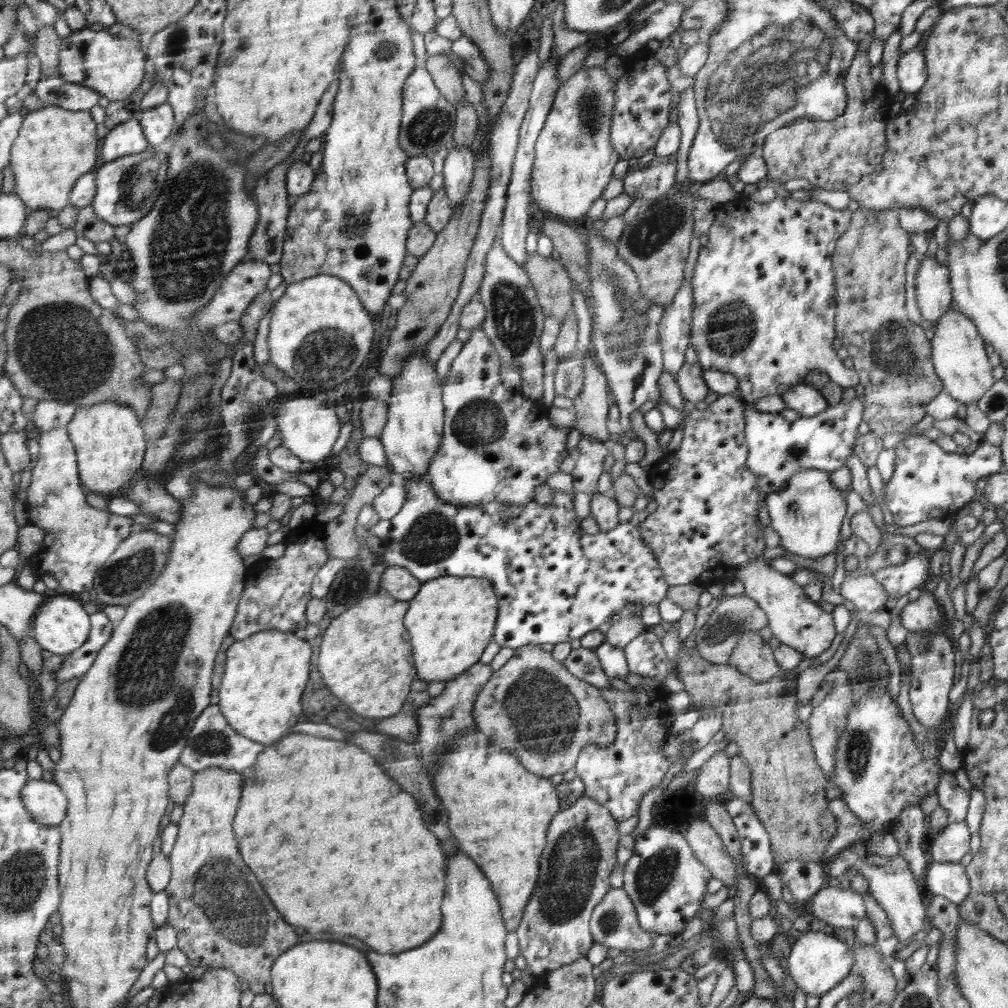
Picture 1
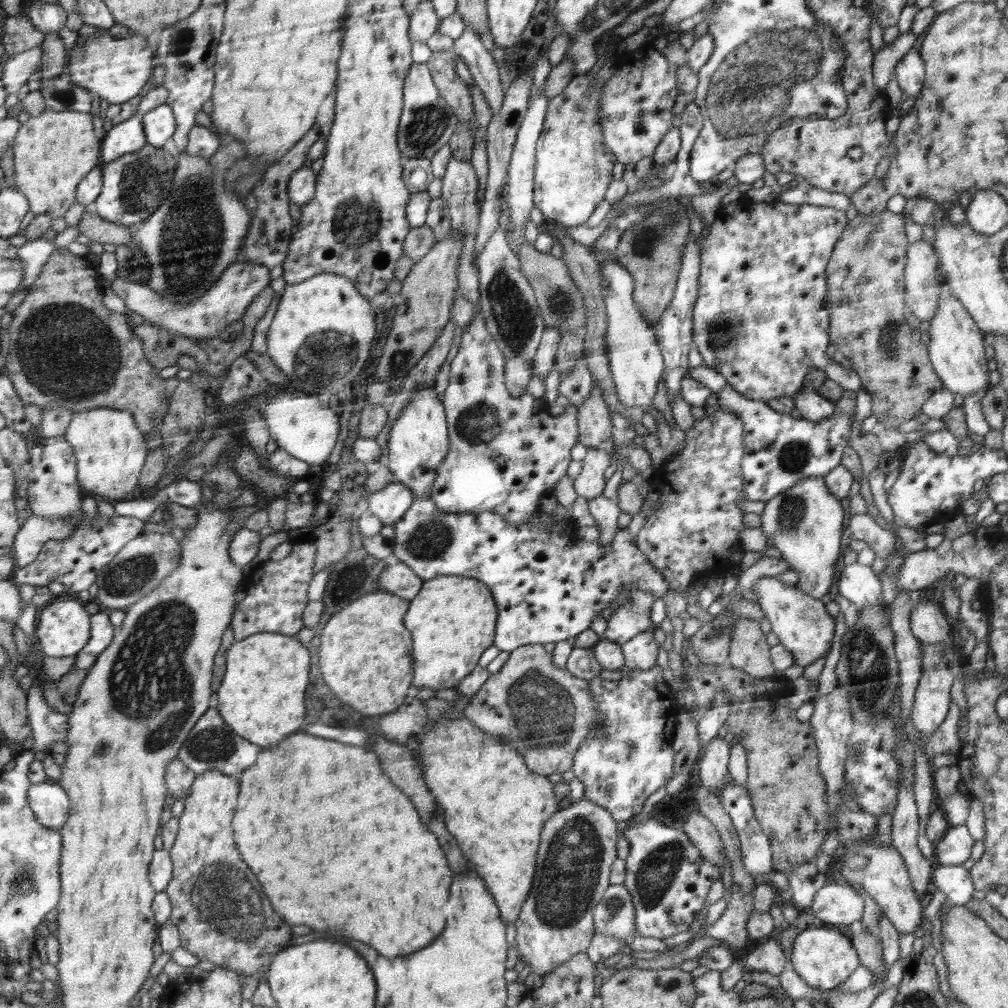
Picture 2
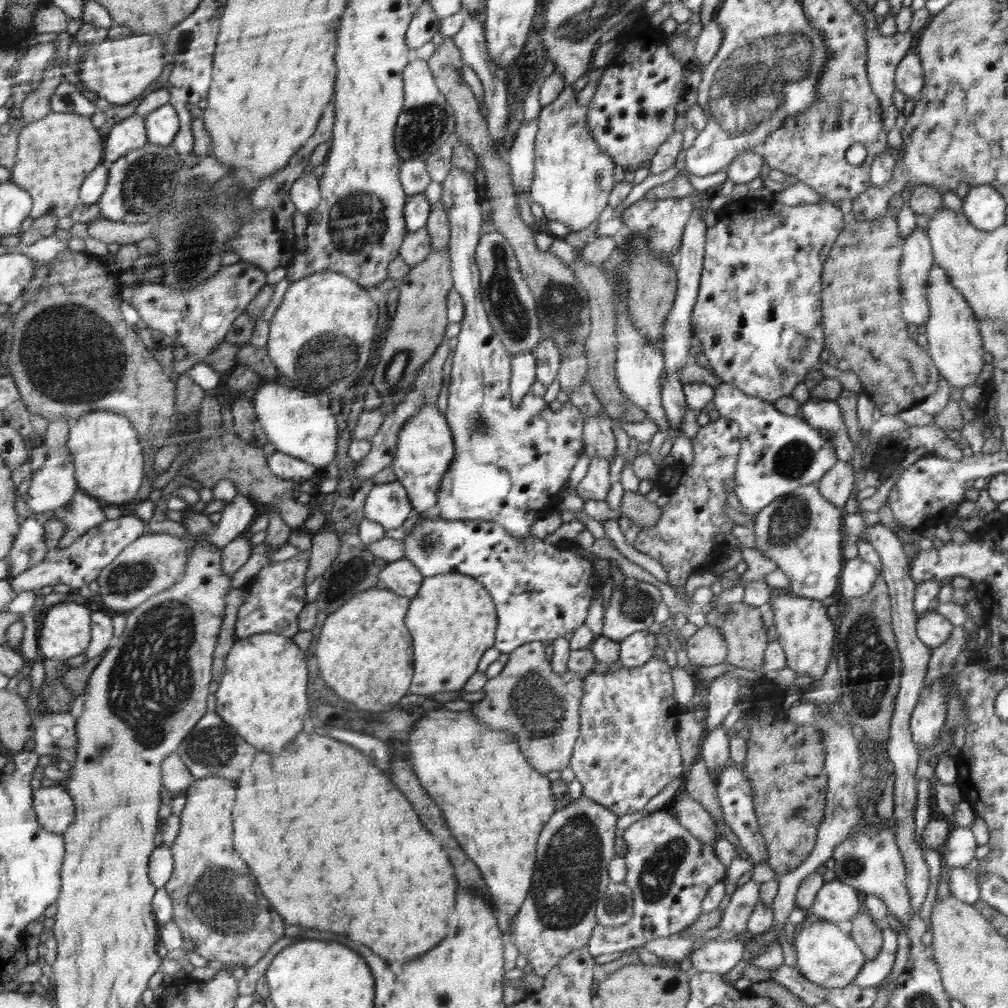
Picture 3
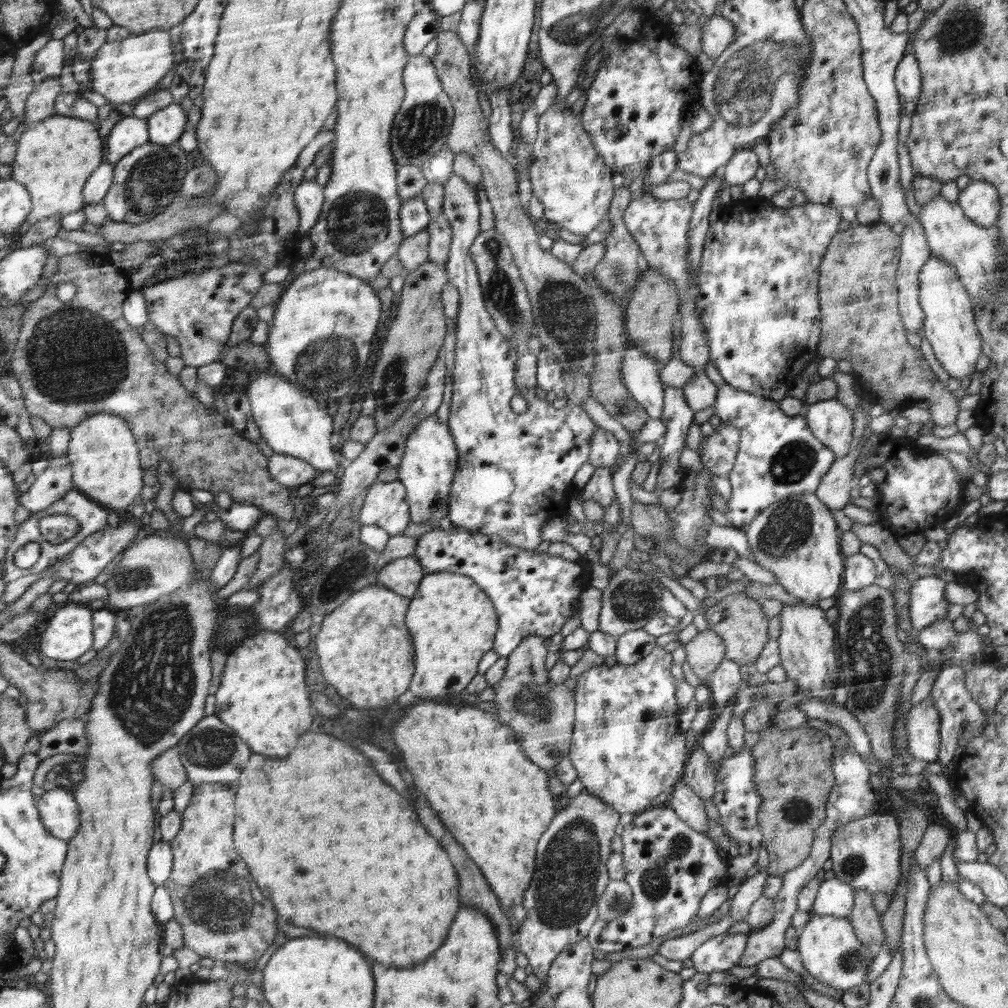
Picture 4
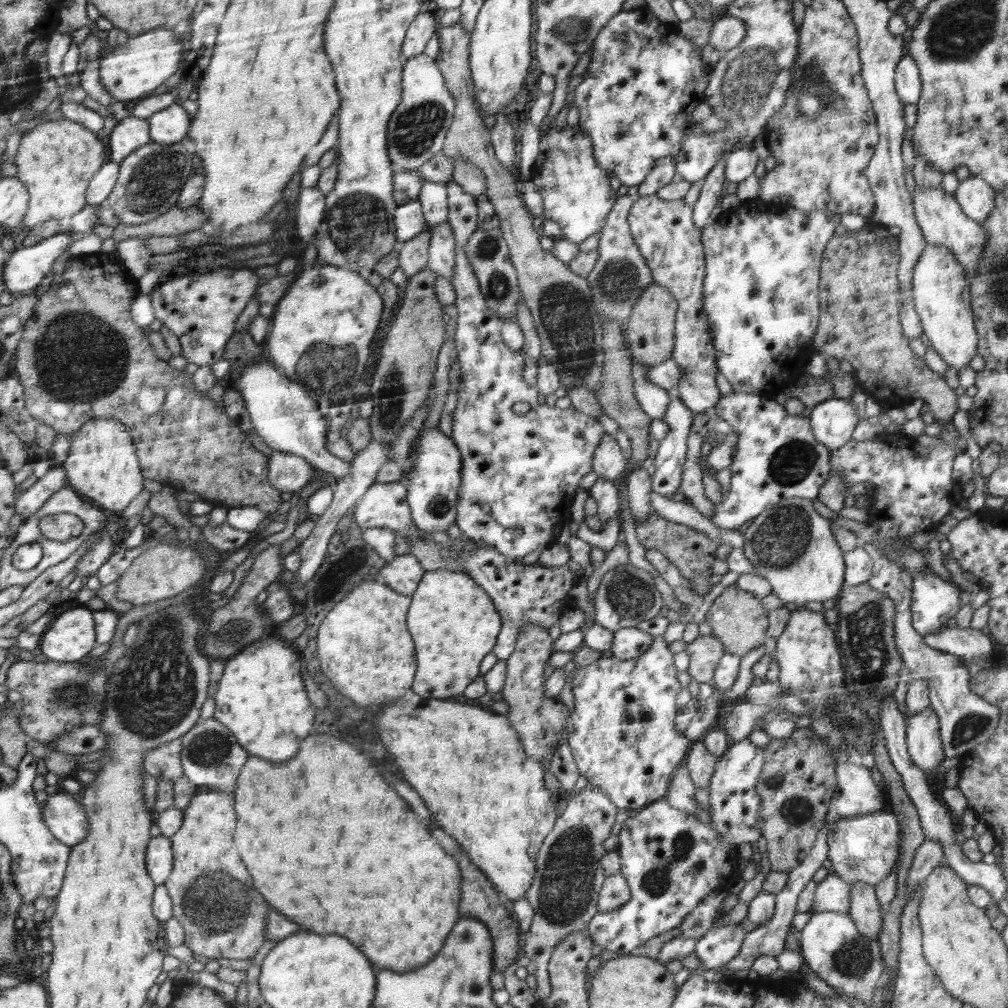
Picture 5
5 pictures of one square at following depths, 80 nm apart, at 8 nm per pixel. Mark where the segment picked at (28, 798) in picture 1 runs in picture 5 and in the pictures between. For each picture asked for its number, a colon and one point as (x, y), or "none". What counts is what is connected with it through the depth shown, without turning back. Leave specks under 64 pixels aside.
2: (51, 803)
3: (56, 809)
4: (59, 809)
5: (68, 820)

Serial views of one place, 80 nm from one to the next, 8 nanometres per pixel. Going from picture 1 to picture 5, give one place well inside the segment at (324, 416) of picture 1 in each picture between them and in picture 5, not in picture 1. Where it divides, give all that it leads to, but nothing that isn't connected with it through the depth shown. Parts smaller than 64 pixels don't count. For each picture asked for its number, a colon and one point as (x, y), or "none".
2: (300, 425)
3: (296, 424)
4: (291, 423)
5: (282, 414)

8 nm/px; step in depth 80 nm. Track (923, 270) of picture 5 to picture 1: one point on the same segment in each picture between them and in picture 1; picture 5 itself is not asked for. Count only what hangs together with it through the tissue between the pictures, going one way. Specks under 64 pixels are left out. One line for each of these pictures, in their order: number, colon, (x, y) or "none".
1: (958, 355)
2: (956, 352)
3: (955, 345)
4: (948, 325)

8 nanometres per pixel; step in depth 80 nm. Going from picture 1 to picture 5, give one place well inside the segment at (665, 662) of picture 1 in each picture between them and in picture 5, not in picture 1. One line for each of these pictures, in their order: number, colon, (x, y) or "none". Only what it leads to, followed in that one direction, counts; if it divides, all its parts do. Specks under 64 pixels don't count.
2: (640, 652)
3: (637, 649)
4: (634, 645)
5: (628, 643)

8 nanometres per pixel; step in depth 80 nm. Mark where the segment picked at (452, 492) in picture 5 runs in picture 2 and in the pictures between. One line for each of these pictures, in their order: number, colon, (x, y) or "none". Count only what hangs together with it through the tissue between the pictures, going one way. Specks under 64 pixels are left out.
2: (417, 442)
3: (425, 446)
4: (428, 466)

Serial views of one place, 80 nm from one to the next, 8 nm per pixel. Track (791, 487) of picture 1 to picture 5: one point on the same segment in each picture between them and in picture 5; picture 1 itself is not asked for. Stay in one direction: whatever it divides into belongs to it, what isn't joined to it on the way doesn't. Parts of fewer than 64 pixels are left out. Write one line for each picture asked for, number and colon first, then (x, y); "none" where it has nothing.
2: (805, 523)
3: (800, 532)
4: (796, 539)
5: (791, 545)

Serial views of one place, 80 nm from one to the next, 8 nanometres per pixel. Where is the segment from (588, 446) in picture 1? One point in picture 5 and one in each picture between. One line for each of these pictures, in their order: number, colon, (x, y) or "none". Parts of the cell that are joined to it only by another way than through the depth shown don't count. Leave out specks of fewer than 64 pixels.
2: (589, 483)
3: (596, 485)
4: (599, 489)
5: (604, 492)

